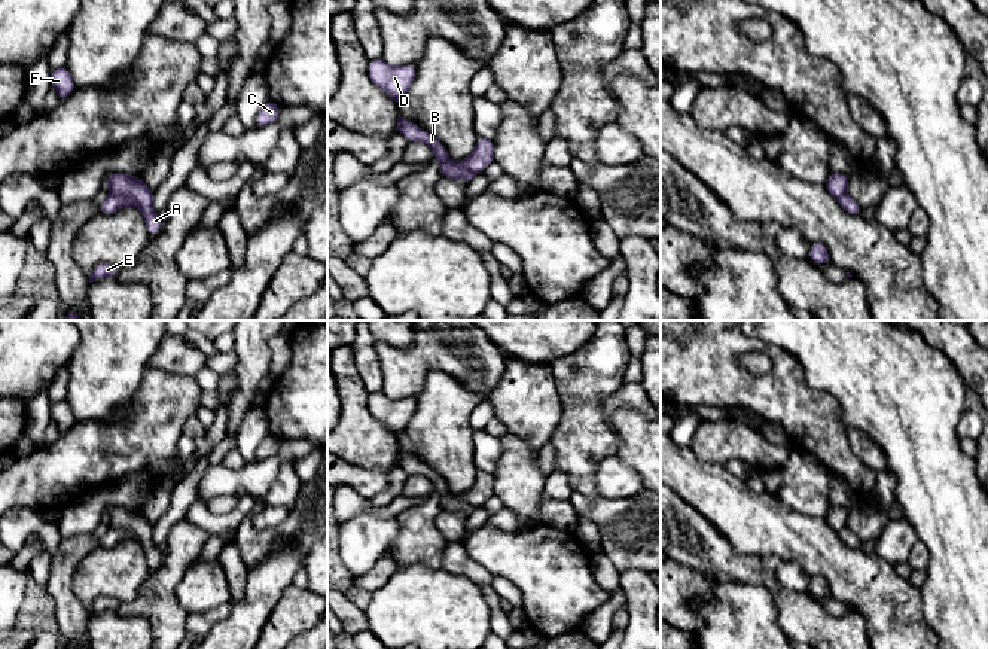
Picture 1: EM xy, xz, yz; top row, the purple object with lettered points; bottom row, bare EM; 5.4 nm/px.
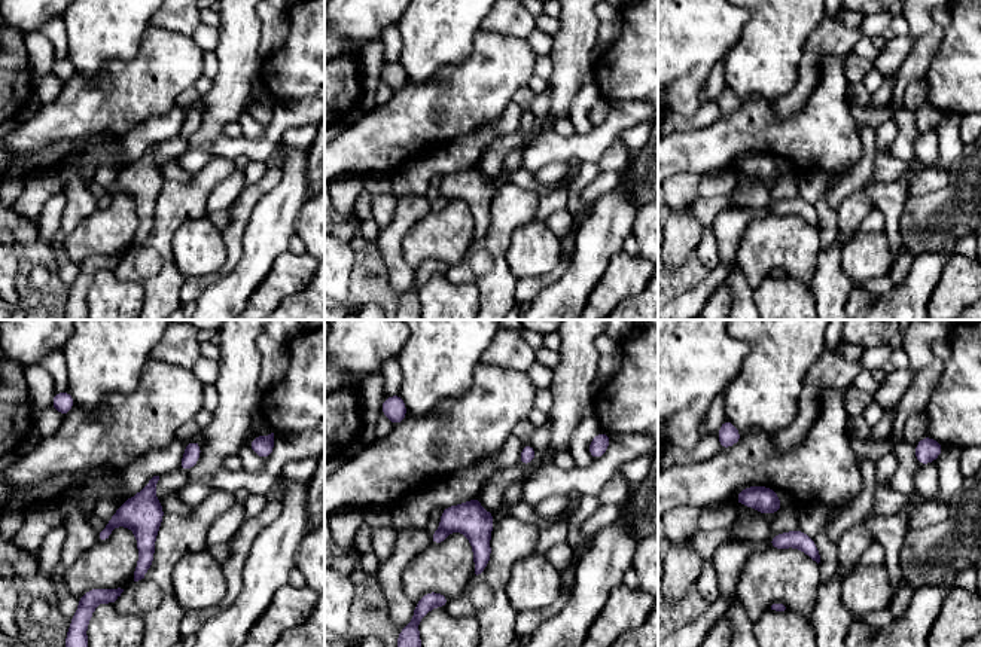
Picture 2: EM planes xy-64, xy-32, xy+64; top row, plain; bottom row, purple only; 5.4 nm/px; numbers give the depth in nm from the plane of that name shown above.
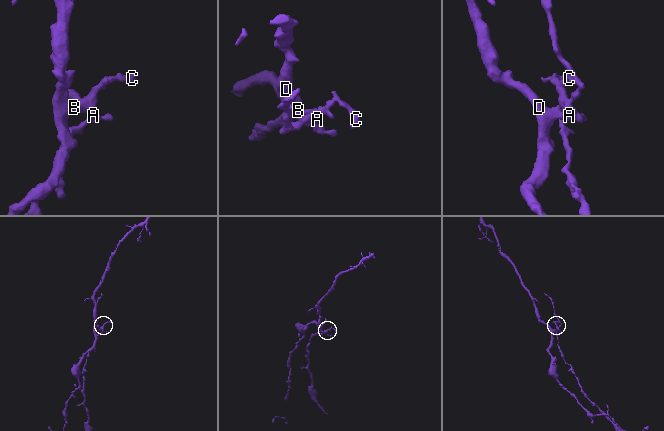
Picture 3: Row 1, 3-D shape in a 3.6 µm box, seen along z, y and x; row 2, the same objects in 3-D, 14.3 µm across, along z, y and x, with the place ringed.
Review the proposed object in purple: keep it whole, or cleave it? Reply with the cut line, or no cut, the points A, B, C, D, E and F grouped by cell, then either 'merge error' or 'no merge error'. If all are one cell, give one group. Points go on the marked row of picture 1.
cut in xy along (110, 192), (128, 197), (140, 209); A C E F / B D; merge error

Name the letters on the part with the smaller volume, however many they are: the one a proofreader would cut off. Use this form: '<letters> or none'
A, C, E, F

